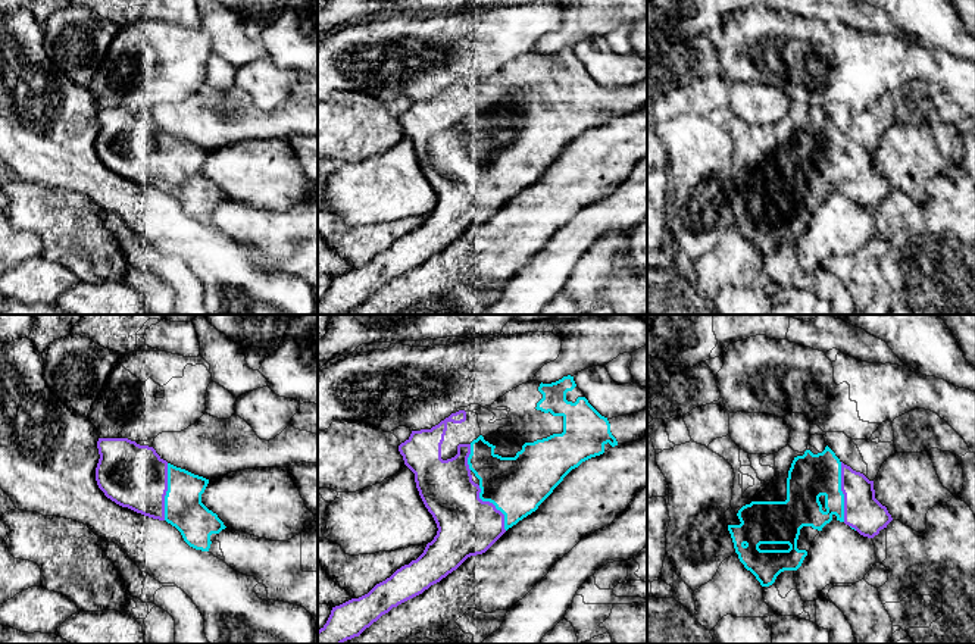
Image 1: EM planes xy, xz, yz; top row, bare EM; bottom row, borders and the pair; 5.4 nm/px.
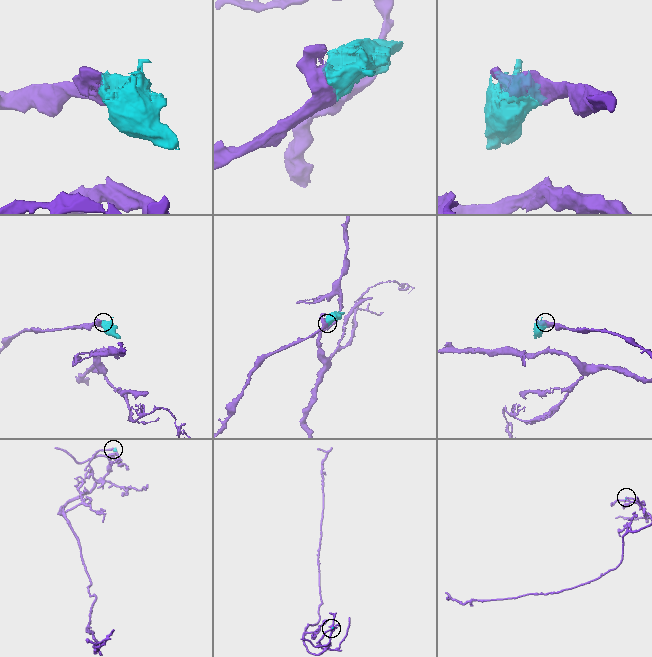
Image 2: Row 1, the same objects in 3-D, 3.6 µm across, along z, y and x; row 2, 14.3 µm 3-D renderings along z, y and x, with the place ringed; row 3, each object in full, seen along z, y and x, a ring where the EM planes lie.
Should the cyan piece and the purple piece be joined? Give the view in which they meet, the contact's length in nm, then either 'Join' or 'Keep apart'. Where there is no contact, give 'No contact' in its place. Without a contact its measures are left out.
Touches cyan in yz. Shared border 320 nm. Join

